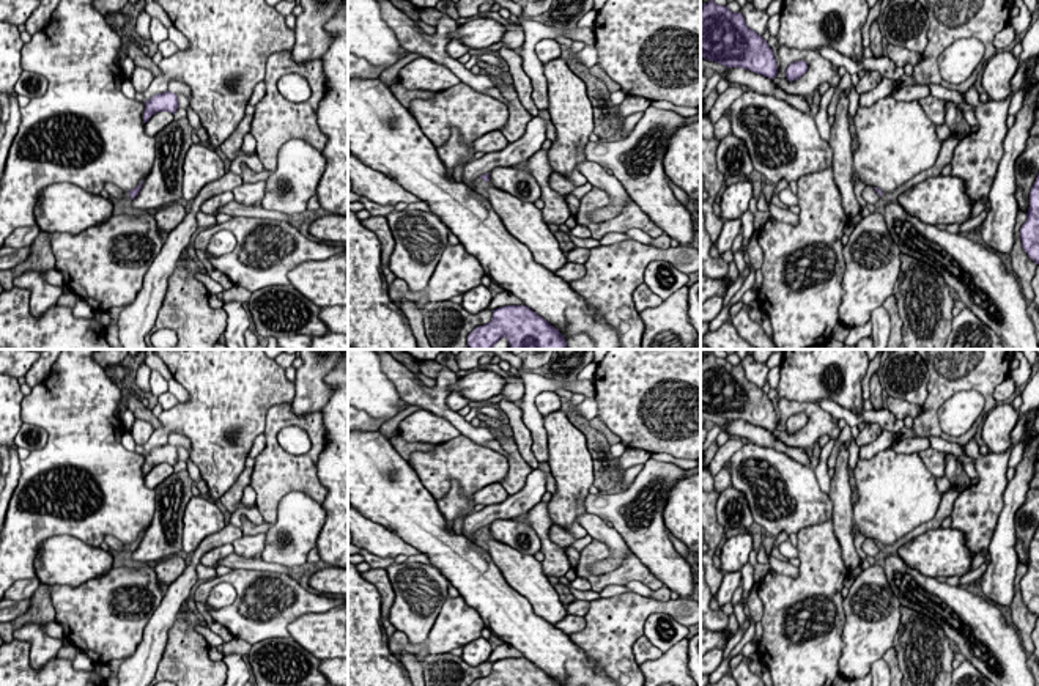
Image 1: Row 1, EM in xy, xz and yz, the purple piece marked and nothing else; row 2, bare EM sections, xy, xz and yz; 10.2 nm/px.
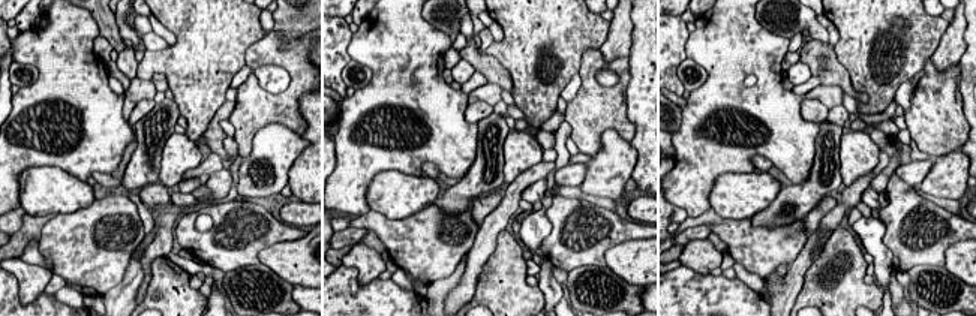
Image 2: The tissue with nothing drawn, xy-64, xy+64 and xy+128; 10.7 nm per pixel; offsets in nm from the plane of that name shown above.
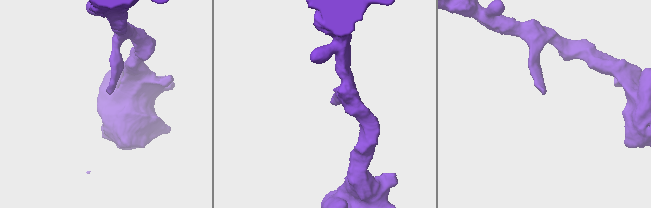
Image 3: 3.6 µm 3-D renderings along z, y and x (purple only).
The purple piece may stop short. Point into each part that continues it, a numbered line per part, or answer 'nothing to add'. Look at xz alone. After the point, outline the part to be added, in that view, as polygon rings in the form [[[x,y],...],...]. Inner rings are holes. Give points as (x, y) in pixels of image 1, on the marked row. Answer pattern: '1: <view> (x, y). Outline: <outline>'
1: xz (479, 186). Outline: [[[477,178],[475,181],[472,181],[471,189],[479,195],[488,197],[488,194],[486,194],[488,186],[490,186],[490,181],[483,181],[482,178]]]

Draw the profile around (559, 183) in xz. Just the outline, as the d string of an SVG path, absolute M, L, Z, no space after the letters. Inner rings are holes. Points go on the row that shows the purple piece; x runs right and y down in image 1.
M553 172L549 176L549 187L560 195L570 195L578 186L560 173Z

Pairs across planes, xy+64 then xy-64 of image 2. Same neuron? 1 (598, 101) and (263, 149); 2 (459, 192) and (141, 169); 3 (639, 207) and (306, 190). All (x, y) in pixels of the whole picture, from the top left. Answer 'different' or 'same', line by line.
1: different
2: same
3: different

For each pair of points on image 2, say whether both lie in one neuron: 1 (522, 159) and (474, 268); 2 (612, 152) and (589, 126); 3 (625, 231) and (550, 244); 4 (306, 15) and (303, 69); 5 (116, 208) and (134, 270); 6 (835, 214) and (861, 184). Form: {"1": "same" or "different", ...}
{"1": "different", "2": "different", "3": "same", "4": "different", "5": "different", "6": "same"}

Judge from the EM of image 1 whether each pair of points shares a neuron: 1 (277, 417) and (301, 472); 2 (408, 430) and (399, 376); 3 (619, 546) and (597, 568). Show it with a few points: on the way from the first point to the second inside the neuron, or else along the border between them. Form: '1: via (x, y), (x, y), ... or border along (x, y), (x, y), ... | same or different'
1: via (273, 431), (273, 449), (287, 463) | same
2: border along (421, 408), (443, 416), (454, 427) | different
3: via (619, 553), (603, 567) | same

